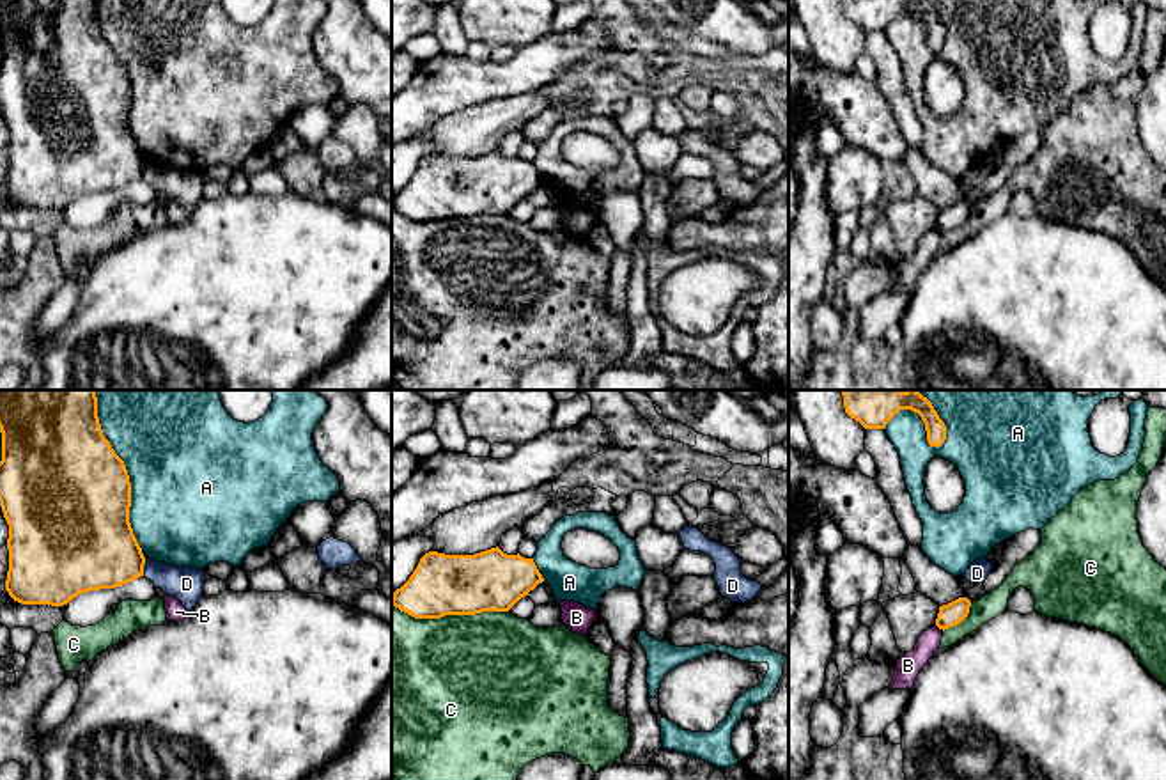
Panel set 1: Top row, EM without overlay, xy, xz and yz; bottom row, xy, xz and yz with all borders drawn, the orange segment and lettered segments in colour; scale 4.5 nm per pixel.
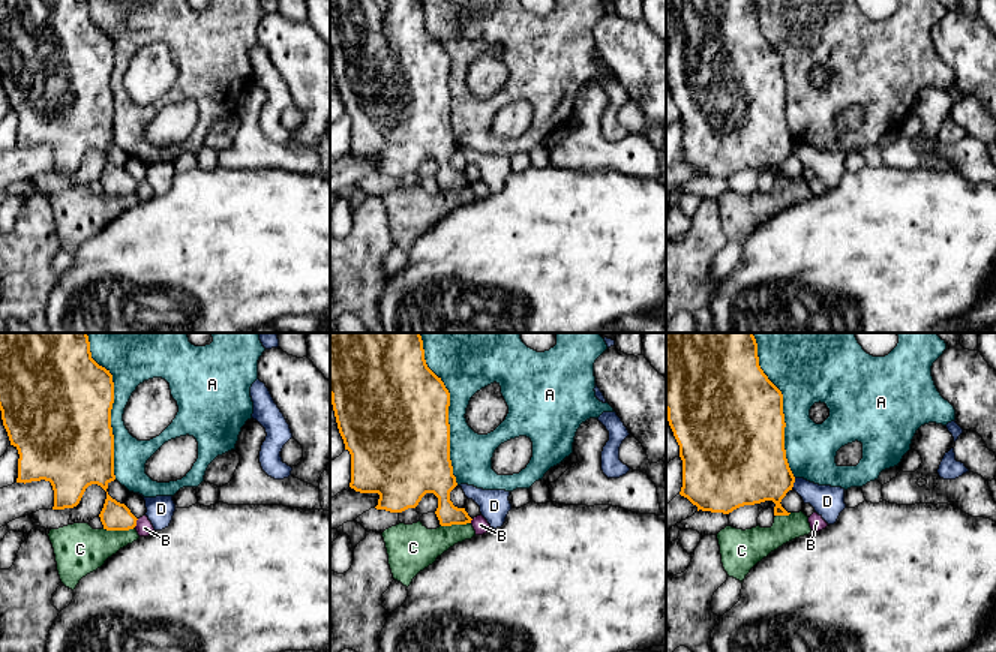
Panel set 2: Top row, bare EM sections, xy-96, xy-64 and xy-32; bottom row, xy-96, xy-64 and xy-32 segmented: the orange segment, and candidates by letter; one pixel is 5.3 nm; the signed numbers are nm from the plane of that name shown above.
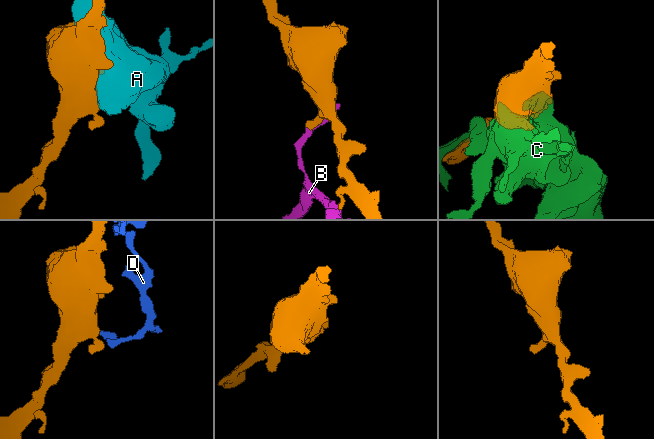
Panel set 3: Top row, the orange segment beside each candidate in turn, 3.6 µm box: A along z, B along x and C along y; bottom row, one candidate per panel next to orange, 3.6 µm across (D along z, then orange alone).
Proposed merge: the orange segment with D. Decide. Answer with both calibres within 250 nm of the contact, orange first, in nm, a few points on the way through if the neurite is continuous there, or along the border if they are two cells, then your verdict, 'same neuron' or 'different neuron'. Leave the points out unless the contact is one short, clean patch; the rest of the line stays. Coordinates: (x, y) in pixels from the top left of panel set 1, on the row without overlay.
calibres 380 and 160 nm; border xy (146, 163), (142, 178); different neuron

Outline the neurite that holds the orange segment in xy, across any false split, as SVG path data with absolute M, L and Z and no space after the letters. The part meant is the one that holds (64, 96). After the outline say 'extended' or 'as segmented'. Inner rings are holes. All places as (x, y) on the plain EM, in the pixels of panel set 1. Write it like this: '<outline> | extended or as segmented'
M0 0L0 35L11 200L21 207L64 209L78 197L144 179L145 160L129 126L129 78L103 37L97 0Z | as segmented

